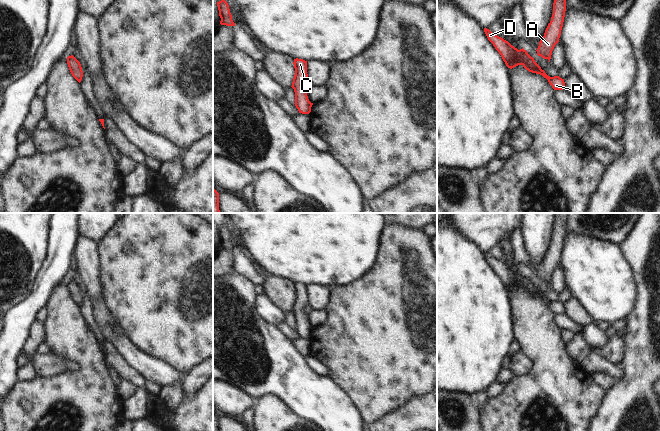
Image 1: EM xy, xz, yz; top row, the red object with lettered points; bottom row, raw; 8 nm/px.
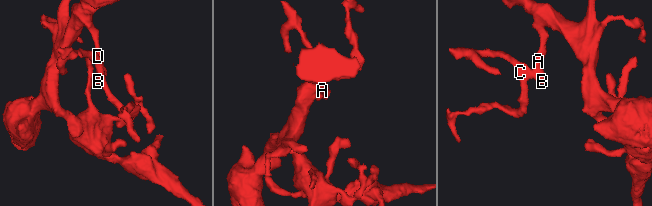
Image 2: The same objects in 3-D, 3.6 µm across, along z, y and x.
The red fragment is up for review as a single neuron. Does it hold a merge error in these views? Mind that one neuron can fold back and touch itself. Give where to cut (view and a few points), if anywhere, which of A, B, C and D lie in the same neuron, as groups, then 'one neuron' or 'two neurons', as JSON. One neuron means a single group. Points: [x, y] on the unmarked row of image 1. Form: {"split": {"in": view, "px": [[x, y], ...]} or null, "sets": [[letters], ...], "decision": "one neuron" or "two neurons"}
{"split": null, "sets": [["A", "B", "C", "D"]], "decision": "one neuron"}

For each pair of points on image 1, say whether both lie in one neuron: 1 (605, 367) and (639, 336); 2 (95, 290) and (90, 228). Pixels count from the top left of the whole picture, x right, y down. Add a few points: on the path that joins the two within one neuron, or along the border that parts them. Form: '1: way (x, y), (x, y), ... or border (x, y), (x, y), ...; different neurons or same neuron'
1: border (618, 365), (626, 372), (622, 379); different neurons
2: border (79, 235), (88, 237), (96, 242); different neurons

